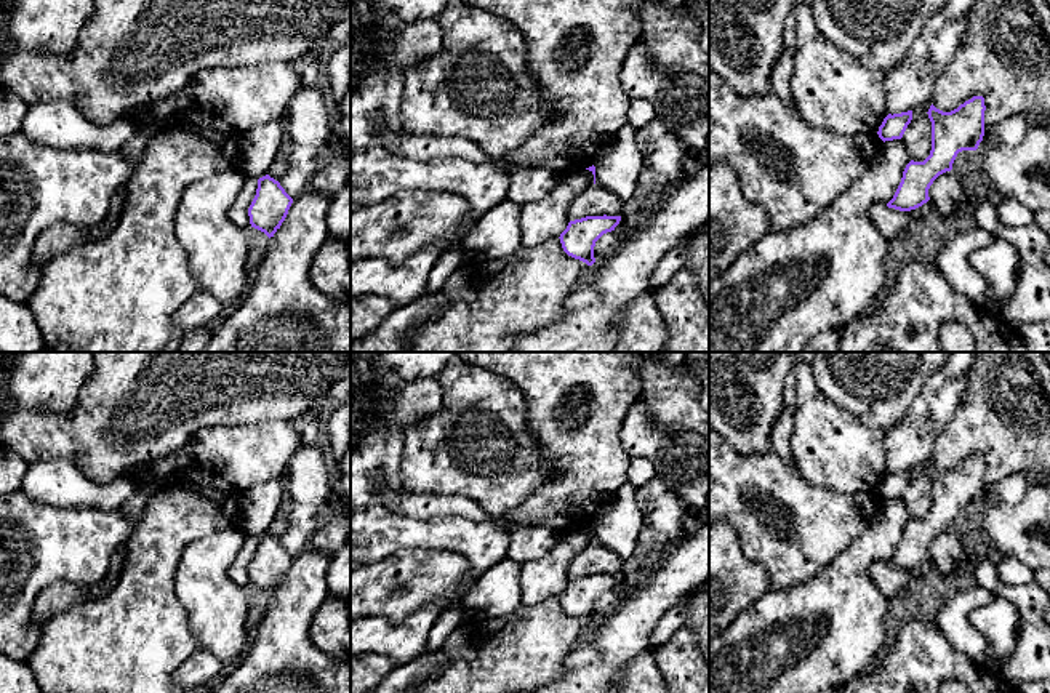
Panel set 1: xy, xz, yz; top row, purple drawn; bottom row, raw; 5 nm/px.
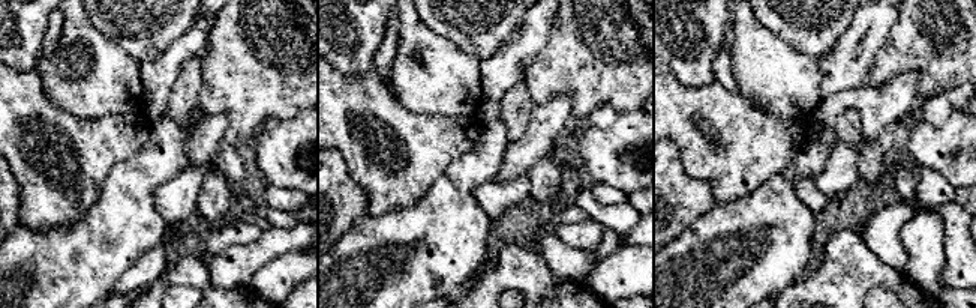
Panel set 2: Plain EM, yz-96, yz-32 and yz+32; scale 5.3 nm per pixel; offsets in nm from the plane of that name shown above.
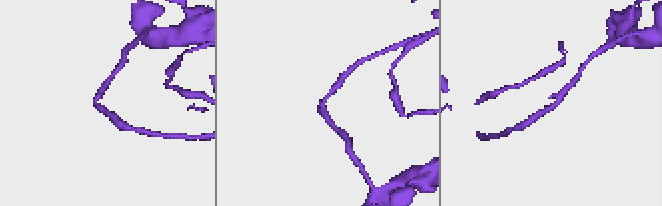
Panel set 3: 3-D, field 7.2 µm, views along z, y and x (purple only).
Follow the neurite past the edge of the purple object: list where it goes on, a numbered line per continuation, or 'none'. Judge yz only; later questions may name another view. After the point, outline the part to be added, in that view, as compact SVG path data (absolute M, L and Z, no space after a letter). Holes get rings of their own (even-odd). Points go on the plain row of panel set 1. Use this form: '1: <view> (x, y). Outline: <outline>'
none

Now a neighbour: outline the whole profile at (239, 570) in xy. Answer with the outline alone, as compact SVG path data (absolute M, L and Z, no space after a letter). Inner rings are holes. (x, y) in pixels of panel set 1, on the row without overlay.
M246 536L237 559L234 560L229 570L230 579L243 589L251 584L248 567L256 554L256 547L258 547L258 538Z

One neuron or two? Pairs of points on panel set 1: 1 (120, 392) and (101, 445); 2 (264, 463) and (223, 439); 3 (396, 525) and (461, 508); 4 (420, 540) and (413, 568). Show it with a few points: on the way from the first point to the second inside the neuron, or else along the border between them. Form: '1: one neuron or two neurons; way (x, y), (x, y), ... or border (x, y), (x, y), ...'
1: one neuron; way (114, 405), (104, 432)
2: one neuron; way (255, 455), (239, 455), (232, 448)
3: two neurons; border (384, 501), (389, 509), (415, 519), (455, 517)
4: two neurons; border (455, 551), (396, 549), (381, 557)

